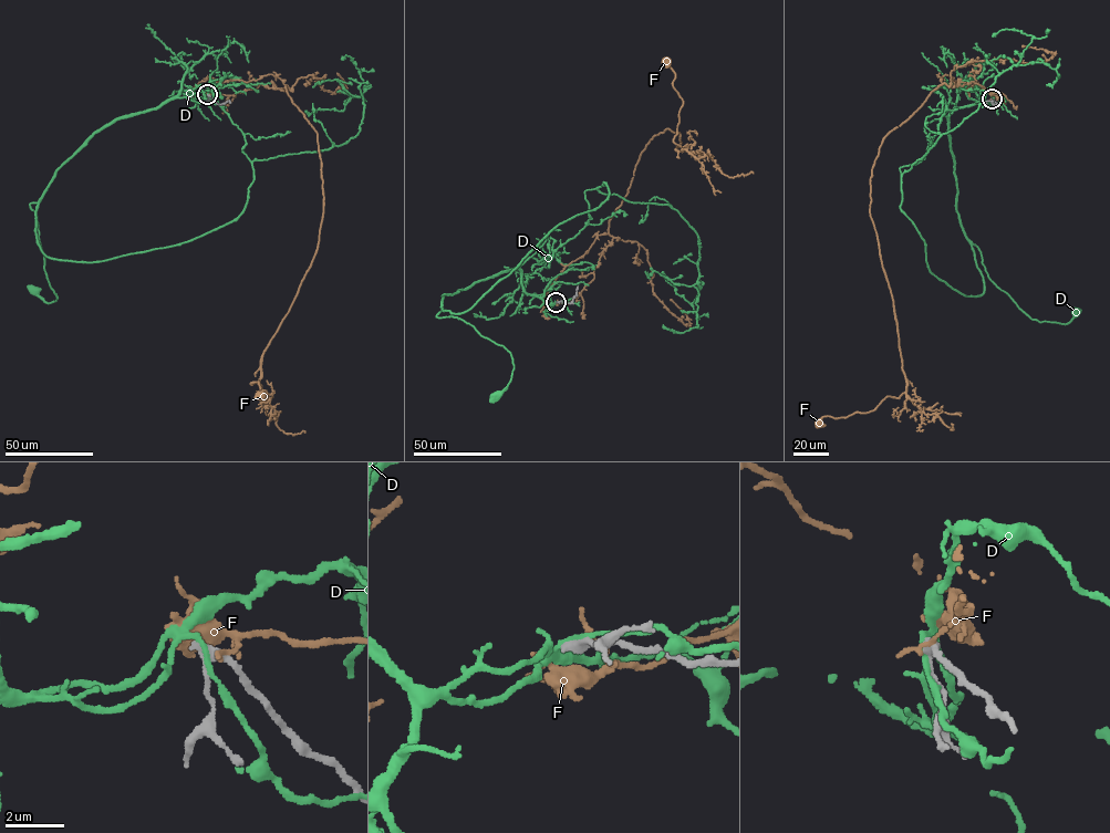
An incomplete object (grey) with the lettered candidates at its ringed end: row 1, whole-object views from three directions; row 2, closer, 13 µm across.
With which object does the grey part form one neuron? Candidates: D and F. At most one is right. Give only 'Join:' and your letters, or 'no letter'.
Join: no letter

